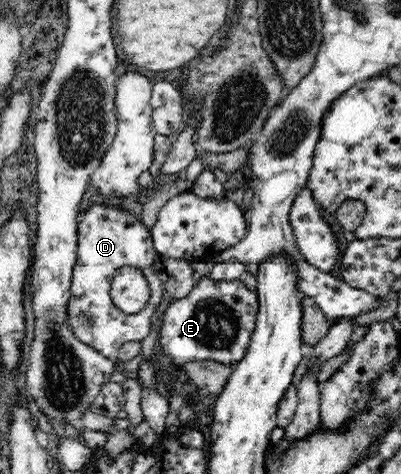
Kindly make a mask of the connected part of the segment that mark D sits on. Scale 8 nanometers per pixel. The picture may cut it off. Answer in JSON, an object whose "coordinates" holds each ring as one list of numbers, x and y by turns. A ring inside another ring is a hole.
{"coordinates":[[115,201,93,203,83,214,83,220,78,221,78,237,76,248,76,263,72,268,71,279,71,298,67,305,68,325,73,331,73,336,79,342,94,348,105,358,118,362,118,350,127,342,141,342,145,340,149,330,151,330,151,318,158,310,160,302,165,300,163,283,158,277,158,273,152,264,159,256,153,246,151,230,141,223,140,216,133,210,123,210,120,208,121,203],[122,266,137,266,143,271,146,289,150,292,150,299,145,304,145,308,136,313,125,313,115,306,110,294,111,283,118,268]]}

